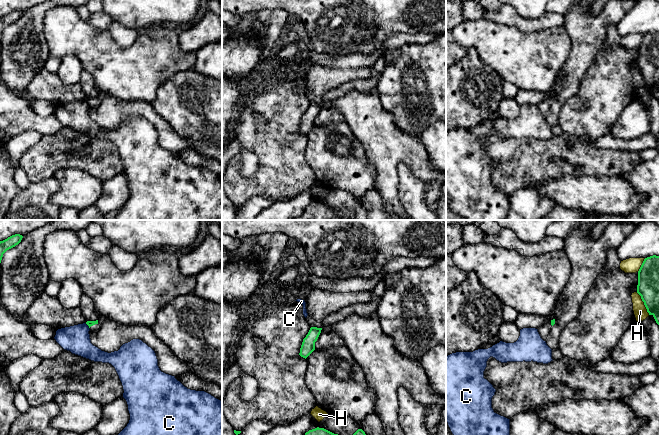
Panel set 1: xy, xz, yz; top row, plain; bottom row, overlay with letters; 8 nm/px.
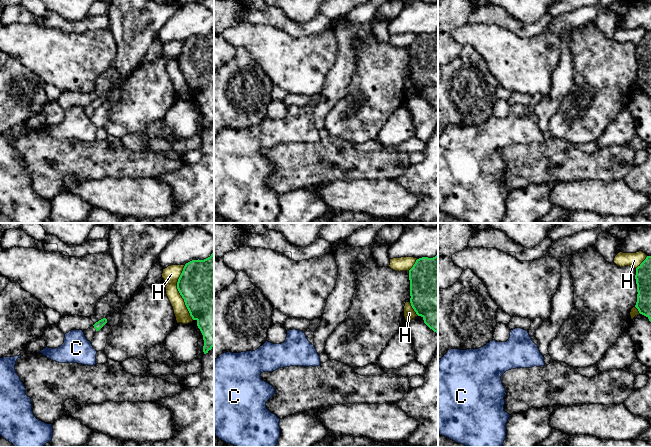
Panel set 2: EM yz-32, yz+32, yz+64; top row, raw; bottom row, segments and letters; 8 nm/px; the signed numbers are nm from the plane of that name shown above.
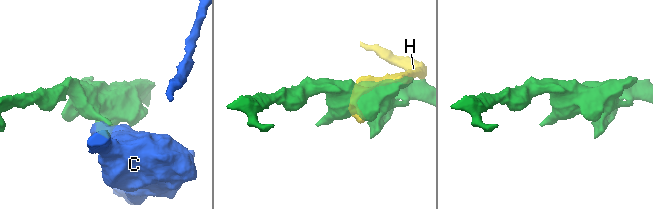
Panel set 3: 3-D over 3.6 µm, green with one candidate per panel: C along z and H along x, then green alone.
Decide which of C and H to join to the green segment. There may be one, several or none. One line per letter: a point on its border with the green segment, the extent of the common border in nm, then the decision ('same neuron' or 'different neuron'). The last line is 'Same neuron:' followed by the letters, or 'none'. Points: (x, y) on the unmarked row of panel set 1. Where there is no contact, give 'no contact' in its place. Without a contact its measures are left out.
C: xy (88, 101) | 60 nm | different neuron
H: yz (644, 79) | 220 nm | different neuron
Same neuron: none

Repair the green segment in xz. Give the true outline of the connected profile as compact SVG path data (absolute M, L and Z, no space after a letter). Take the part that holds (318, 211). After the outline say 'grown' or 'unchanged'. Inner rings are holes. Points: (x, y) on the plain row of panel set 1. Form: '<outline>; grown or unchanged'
M317 203L306 208L300 217L292 220L342 220L343 215L344 212Z; unchanged

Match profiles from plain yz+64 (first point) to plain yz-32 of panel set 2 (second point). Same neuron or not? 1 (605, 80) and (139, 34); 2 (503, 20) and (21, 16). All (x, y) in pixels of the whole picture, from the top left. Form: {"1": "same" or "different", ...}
{"1": "different", "2": "different"}

